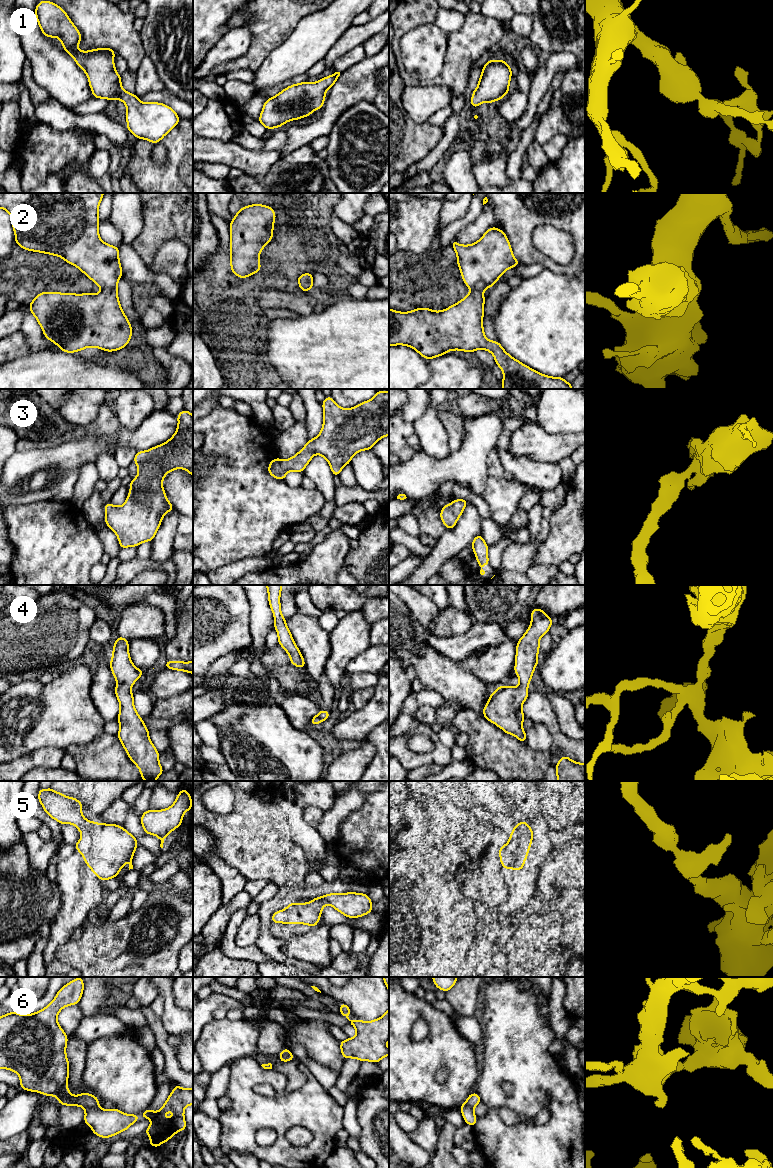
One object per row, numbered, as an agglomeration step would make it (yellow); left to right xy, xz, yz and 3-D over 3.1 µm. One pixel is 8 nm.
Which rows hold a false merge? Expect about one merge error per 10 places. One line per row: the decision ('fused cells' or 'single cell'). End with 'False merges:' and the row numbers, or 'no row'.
1: single cell
2: single cell
3: single cell
4: single cell
5: single cell
6: single cell
False merges: no row

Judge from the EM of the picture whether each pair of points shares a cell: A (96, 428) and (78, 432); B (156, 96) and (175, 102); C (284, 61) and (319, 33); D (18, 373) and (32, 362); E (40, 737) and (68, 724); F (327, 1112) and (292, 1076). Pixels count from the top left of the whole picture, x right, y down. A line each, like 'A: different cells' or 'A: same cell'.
A: same cell
B: same cell
C: same cell
D: same cell
E: same cell
F: different cells

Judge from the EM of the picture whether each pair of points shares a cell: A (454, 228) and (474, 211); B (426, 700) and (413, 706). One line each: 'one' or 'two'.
A: one
B: one

